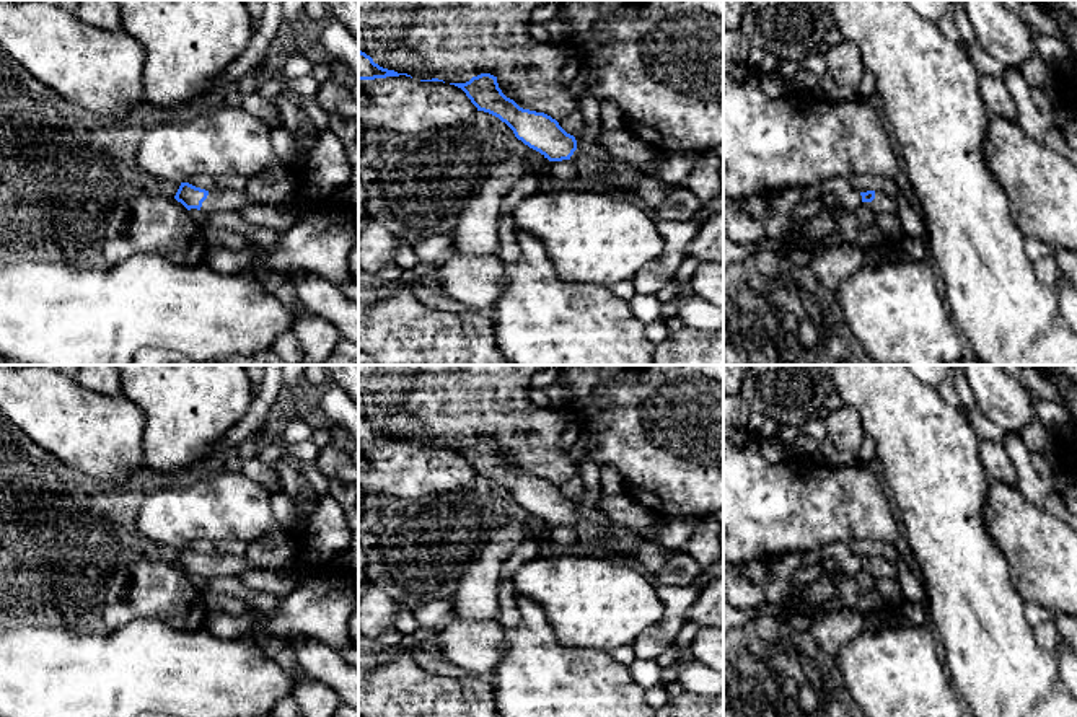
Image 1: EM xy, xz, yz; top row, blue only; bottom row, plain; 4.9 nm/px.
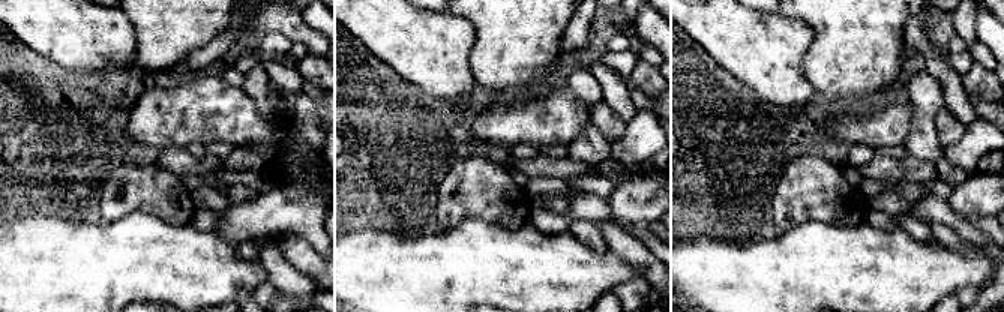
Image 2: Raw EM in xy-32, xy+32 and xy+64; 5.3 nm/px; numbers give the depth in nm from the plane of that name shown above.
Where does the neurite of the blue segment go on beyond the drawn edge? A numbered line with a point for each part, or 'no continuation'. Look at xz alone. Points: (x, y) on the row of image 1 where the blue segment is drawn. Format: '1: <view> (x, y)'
1: xz (593, 163)

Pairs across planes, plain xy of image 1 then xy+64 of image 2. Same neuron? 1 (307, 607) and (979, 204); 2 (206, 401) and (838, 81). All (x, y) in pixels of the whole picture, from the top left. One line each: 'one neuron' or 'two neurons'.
1: one neuron
2: one neuron

